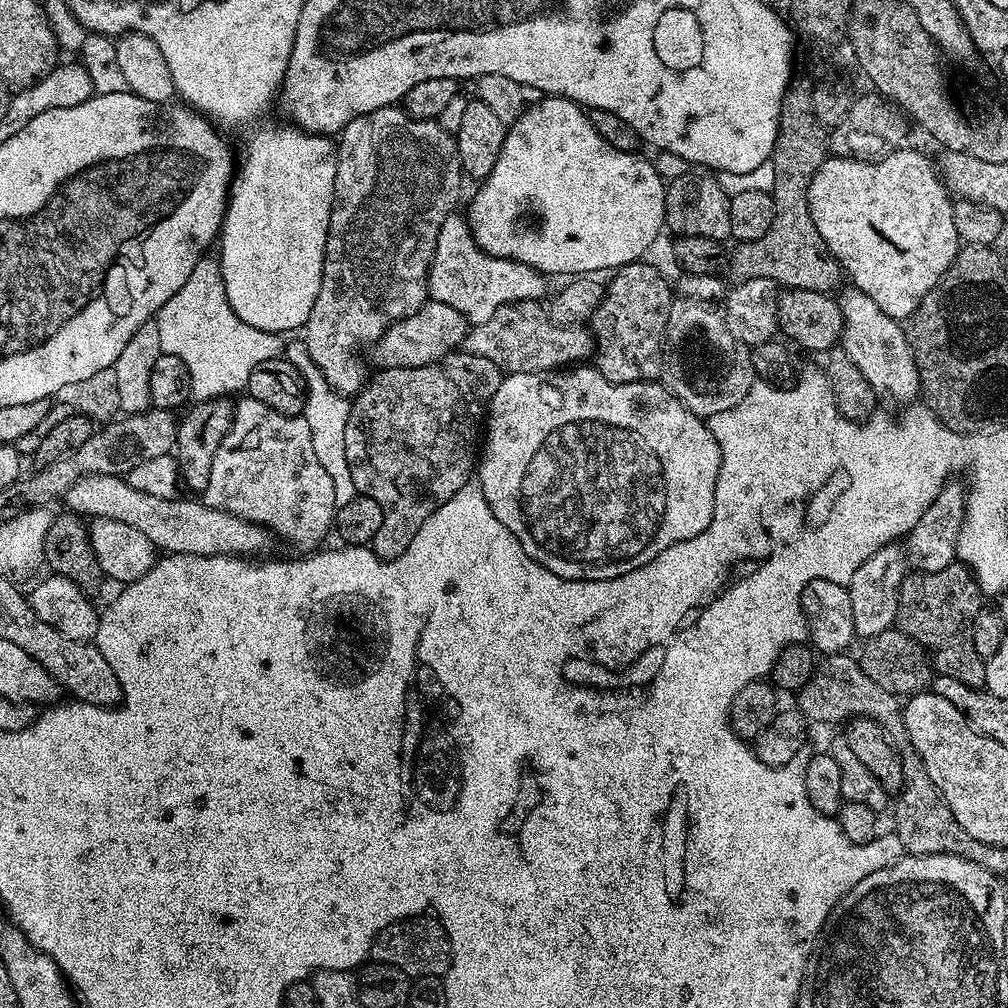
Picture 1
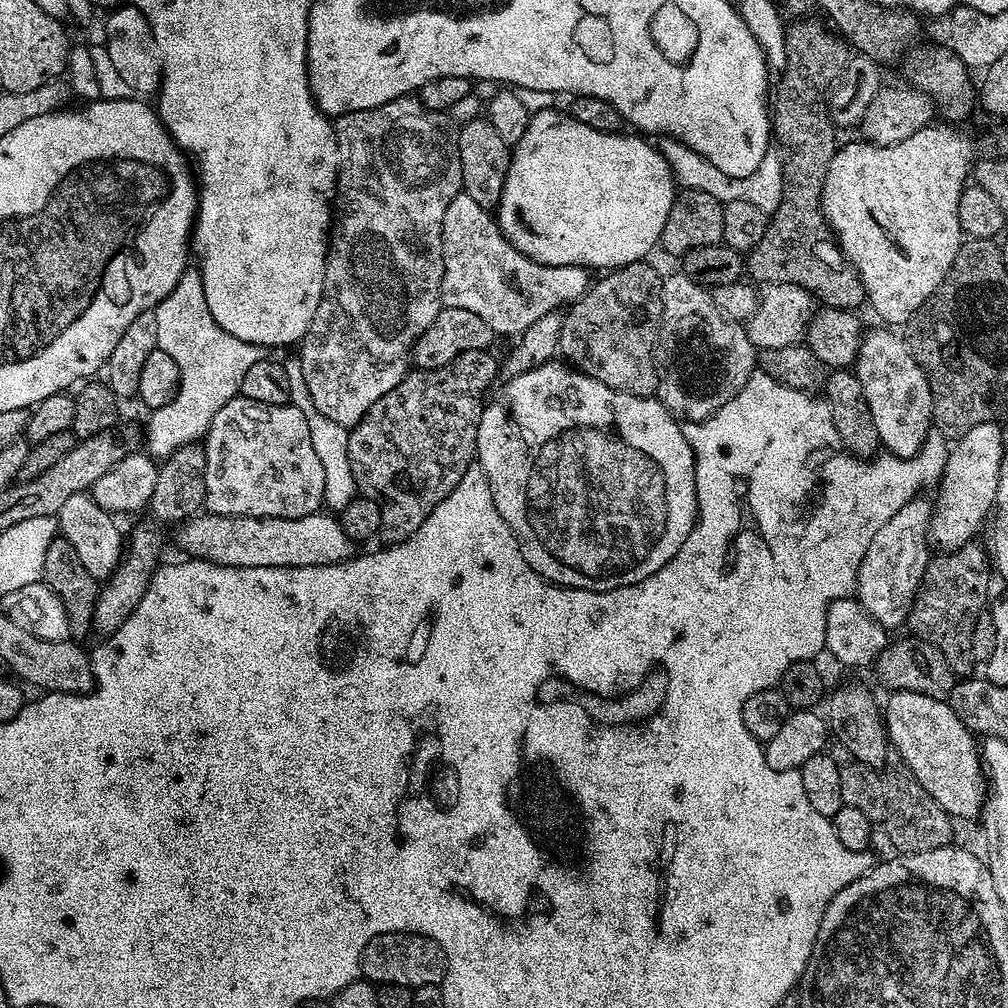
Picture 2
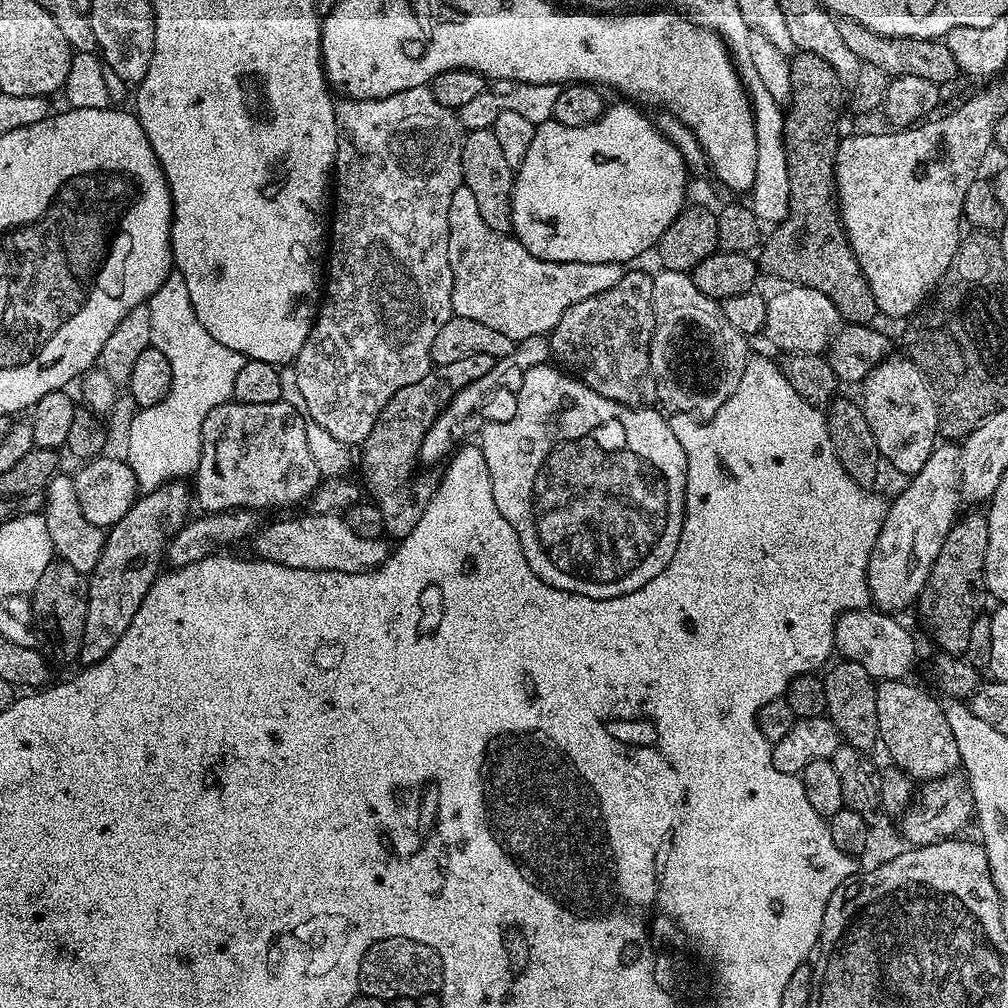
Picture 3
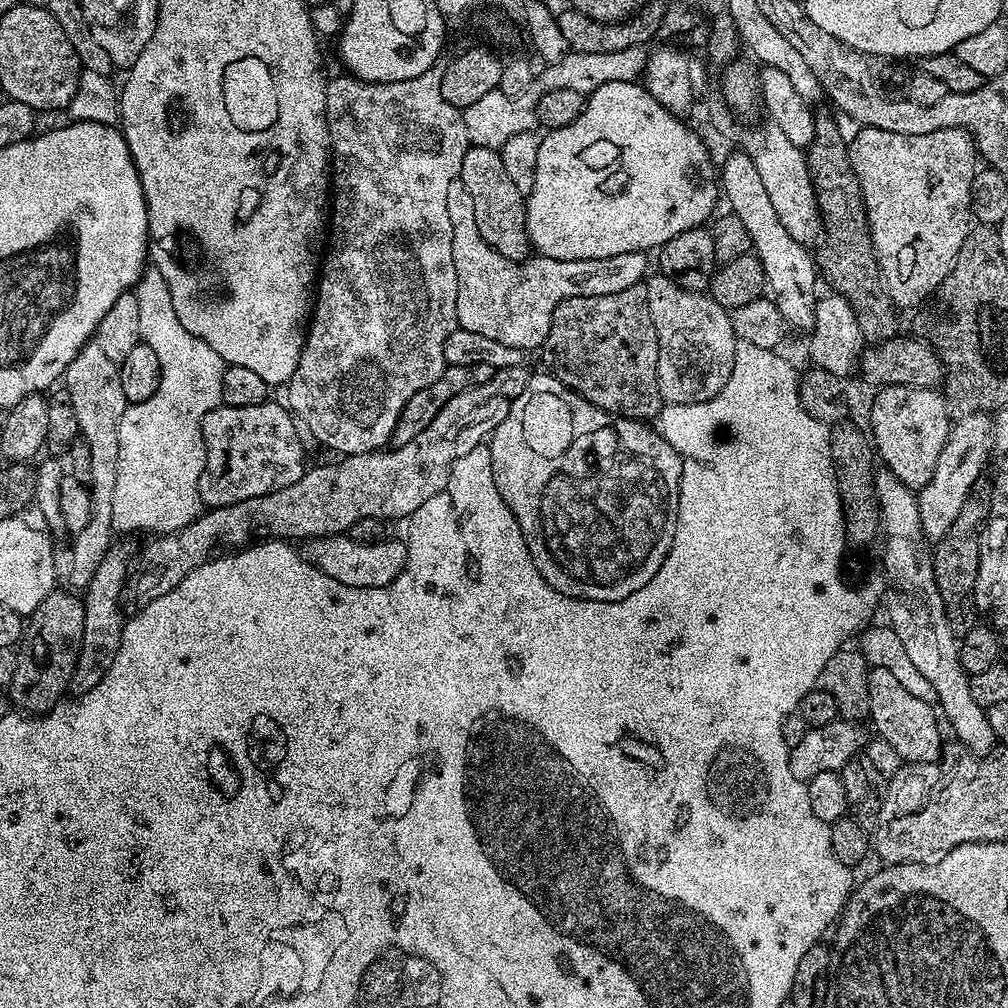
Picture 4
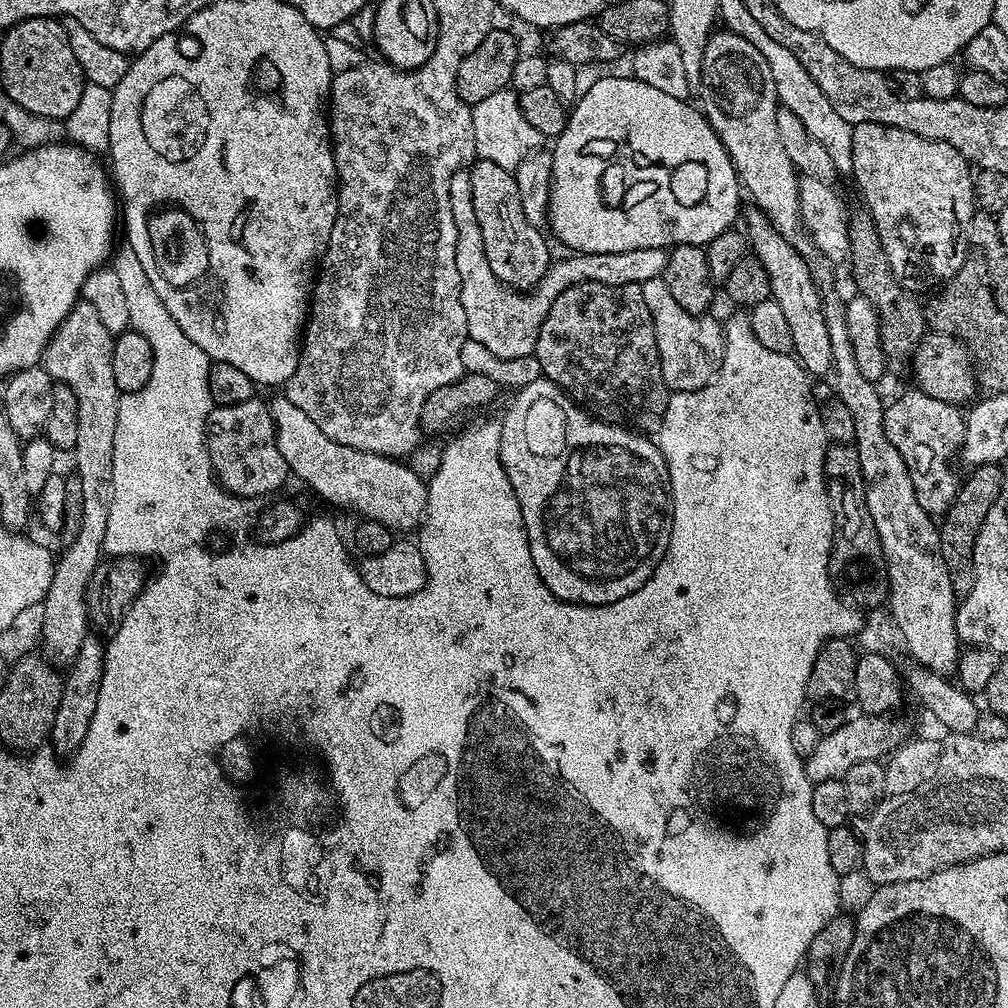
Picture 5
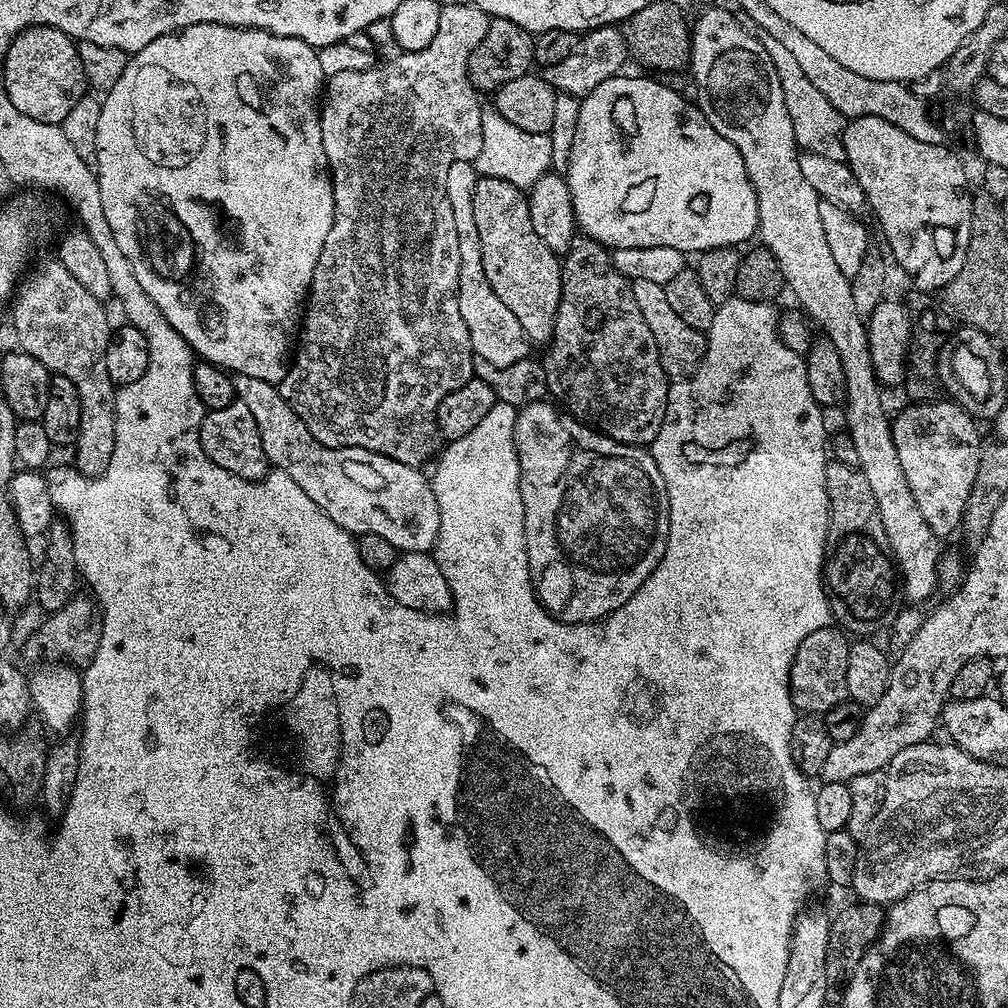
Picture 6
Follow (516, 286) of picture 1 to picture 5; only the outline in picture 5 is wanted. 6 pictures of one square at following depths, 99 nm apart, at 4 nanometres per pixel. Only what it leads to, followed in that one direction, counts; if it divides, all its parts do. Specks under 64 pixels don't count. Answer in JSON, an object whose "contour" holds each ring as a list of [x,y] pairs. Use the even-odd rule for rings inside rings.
{"contour":[[[467,170],[456,172],[454,178],[450,178],[450,210],[454,214],[454,226],[456,227],[456,261],[458,262],[462,310],[466,310],[468,339],[482,342],[482,346],[486,346],[486,350],[490,350],[491,353],[498,354],[498,358],[526,358],[535,353],[542,322],[546,314],[550,314],[550,306],[554,306],[554,298],[558,298],[562,290],[580,284],[583,280],[602,282],[606,286],[642,285],[651,280],[661,279],[668,261],[668,252],[663,248],[618,250],[614,254],[594,254],[593,252],[564,254],[568,256],[562,257],[561,260],[560,257],[553,259],[546,274],[531,291],[507,288],[494,274],[494,270],[490,270],[490,262],[486,262],[486,250],[482,246],[482,230],[478,230],[478,218],[474,218],[474,194],[470,194],[470,174]]]}

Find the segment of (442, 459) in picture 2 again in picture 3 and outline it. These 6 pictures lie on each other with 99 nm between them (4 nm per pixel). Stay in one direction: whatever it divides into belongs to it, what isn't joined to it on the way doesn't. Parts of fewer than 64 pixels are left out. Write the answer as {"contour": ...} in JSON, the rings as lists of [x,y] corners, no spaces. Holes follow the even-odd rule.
{"contour":[[[470,354],[466,358],[458,358],[458,362],[435,365],[421,380],[414,382],[414,386],[402,386],[402,390],[398,390],[398,394],[394,394],[394,398],[390,398],[390,402],[386,402],[386,406],[380,411],[378,422],[374,422],[374,430],[370,430],[370,434],[359,449],[360,468],[364,471],[363,487],[366,492],[368,487],[369,494],[373,496],[369,497],[374,501],[376,508],[382,510],[385,533],[393,541],[405,540],[412,533],[414,526],[418,526],[418,521],[422,519],[422,514],[426,514],[426,506],[436,493],[436,484],[430,477],[412,476],[412,471],[418,468],[418,457],[424,435],[430,430],[430,426],[436,421],[442,409],[452,401],[454,394],[470,386],[470,382],[478,382],[482,374],[490,374],[496,361],[497,357],[490,354]]]}

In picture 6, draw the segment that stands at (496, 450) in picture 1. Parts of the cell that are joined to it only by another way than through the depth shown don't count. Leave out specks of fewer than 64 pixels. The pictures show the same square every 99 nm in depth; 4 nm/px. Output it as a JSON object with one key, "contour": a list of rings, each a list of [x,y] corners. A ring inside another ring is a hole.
{"contour":[[[536,402],[524,406],[516,413],[514,426],[514,442],[520,463],[520,493],[522,494],[522,510],[524,511],[524,529],[526,530],[526,550],[528,569],[532,575],[532,586],[536,589],[540,603],[556,619],[567,624],[591,624],[594,620],[603,620],[614,610],[618,610],[646,582],[646,578],[658,566],[668,541],[668,499],[666,486],[662,482],[662,474],[654,462],[651,451],[647,447],[634,444],[623,444],[609,436],[603,436],[595,428],[589,428],[574,417],[565,414],[559,407],[547,408],[547,403]]]}

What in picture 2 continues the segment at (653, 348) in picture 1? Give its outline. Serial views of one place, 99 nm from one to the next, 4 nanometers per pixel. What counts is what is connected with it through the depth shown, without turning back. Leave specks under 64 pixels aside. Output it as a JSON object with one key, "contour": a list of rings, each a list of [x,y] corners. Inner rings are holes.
{"contour":[[[637,262],[635,264],[627,264],[621,268],[609,271],[600,281],[593,283],[588,291],[571,305],[563,313],[564,321],[562,322],[562,330],[560,331],[560,347],[559,355],[565,356],[567,363],[571,365],[577,373],[594,378],[596,383],[610,386],[614,392],[625,392],[626,394],[634,394],[637,398],[648,398],[656,391],[656,359],[652,357],[652,350],[656,347],[656,330],[660,326],[660,301],[658,299],[658,276],[656,280],[656,272],[648,265],[648,262]]]}

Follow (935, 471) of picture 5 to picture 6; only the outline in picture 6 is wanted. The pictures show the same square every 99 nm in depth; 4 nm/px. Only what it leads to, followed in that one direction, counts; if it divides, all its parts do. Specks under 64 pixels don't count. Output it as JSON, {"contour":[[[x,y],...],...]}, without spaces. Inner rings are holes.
{"contour":[[[948,398],[931,402],[912,402],[900,413],[895,413],[892,423],[894,450],[902,461],[902,474],[910,482],[910,494],[926,518],[926,526],[934,534],[947,538],[960,528],[966,510],[966,500],[978,474],[978,458],[982,447],[977,421],[962,405]]]}

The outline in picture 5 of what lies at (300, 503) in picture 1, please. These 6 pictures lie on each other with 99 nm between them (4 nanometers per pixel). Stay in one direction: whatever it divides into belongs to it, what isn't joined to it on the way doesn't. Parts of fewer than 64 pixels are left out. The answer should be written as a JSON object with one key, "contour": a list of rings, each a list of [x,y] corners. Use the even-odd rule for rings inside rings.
{"contour":[[[253,398],[238,406],[213,407],[204,423],[204,445],[208,448],[216,480],[227,492],[241,498],[268,496],[290,480],[288,467],[276,445],[272,413],[266,404],[258,401]]]}

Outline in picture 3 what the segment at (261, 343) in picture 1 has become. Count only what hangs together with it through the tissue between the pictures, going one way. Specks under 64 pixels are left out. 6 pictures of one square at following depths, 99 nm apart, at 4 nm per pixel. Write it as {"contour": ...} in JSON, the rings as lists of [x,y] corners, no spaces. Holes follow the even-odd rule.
{"contour":[[[175,270],[169,272],[166,282],[162,282],[162,286],[149,298],[147,305],[150,310],[151,347],[162,350],[162,354],[166,354],[166,362],[170,362],[172,371],[172,385],[170,394],[166,394],[166,398],[162,398],[158,406],[137,411],[135,413],[137,416],[128,424],[126,459],[145,493],[154,491],[170,480],[188,478],[195,473],[197,466],[200,465],[202,422],[206,422],[206,414],[210,414],[214,406],[222,406],[232,400],[238,370],[242,370],[246,359],[242,354],[238,354],[238,350],[230,350],[230,346],[222,346],[222,342],[217,342],[206,330],[206,326],[202,326],[198,314],[194,314],[194,306],[190,302],[190,290],[186,288],[186,282],[180,272]]]}

